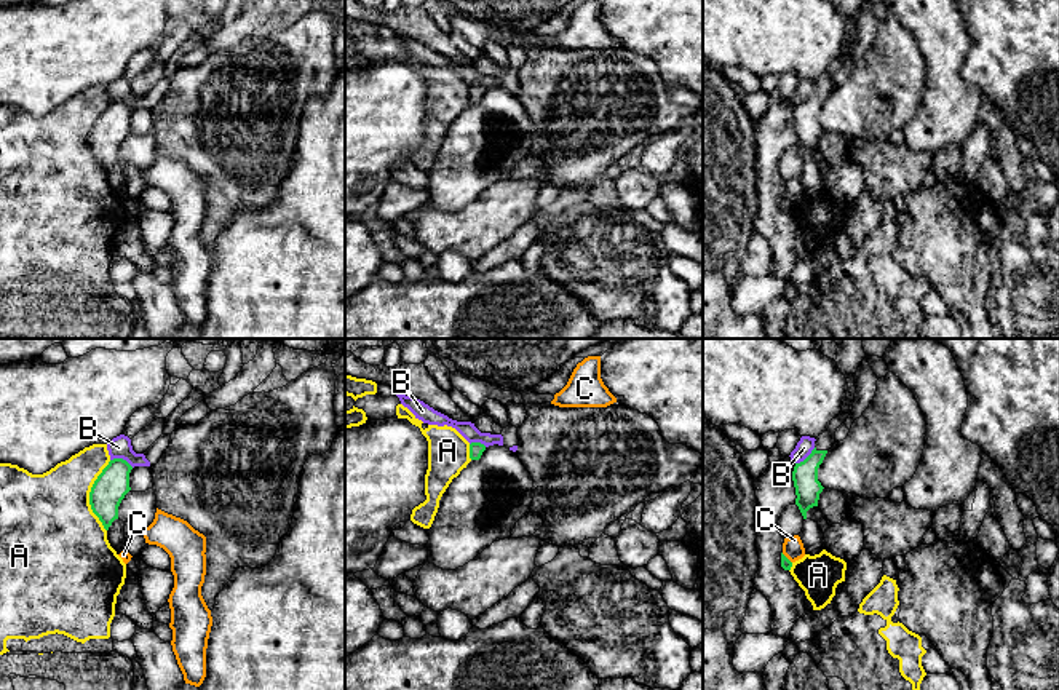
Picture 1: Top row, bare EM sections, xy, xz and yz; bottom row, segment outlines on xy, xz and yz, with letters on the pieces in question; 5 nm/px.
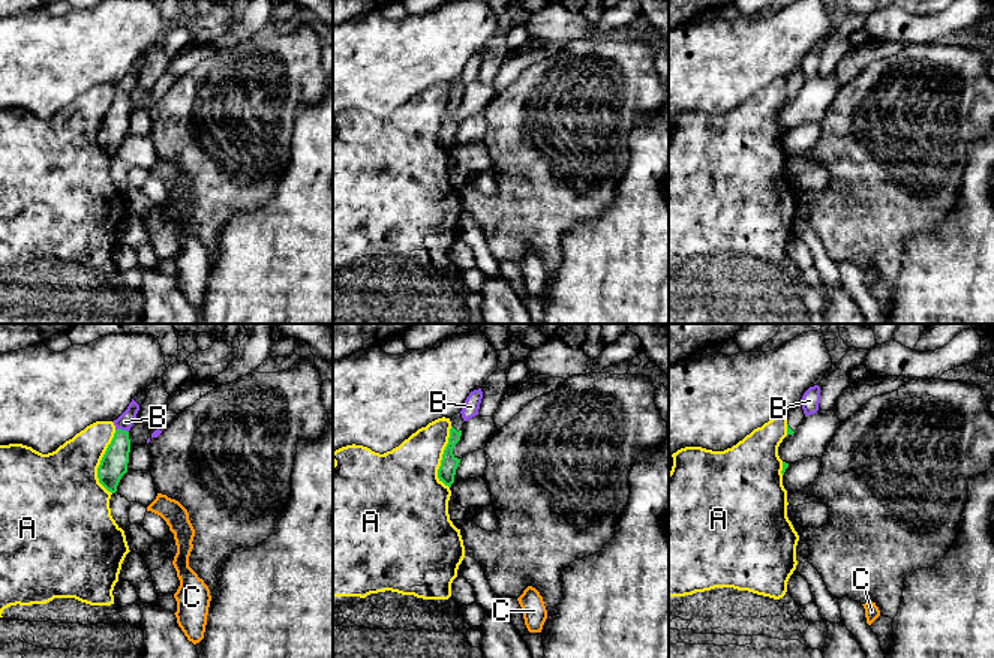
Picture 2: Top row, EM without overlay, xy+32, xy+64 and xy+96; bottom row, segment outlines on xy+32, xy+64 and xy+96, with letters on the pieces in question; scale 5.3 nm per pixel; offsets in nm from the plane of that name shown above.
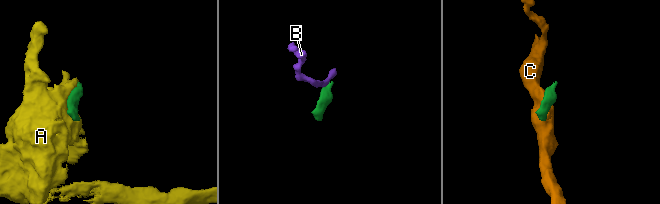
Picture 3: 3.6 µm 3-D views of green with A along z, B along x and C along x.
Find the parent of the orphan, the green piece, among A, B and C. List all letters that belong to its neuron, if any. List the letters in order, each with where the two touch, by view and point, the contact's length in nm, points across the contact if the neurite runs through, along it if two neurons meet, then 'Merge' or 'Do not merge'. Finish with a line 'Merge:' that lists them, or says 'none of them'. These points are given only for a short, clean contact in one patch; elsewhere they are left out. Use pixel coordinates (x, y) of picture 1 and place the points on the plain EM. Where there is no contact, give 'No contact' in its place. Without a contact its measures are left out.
A: Touches green at xy (90, 138). Shared border 360 nm. Do not merge
B: Touches green at xy (122, 101). Shared border 130 nm. Boundary: xy (111, 101), (125, 101), (133, 109). Do not merge
C: Touches green at yz (786, 200). Shared border 80 nm. Boundary: yz (781, 195), (791, 205). Do not merge
Merge: none of them

